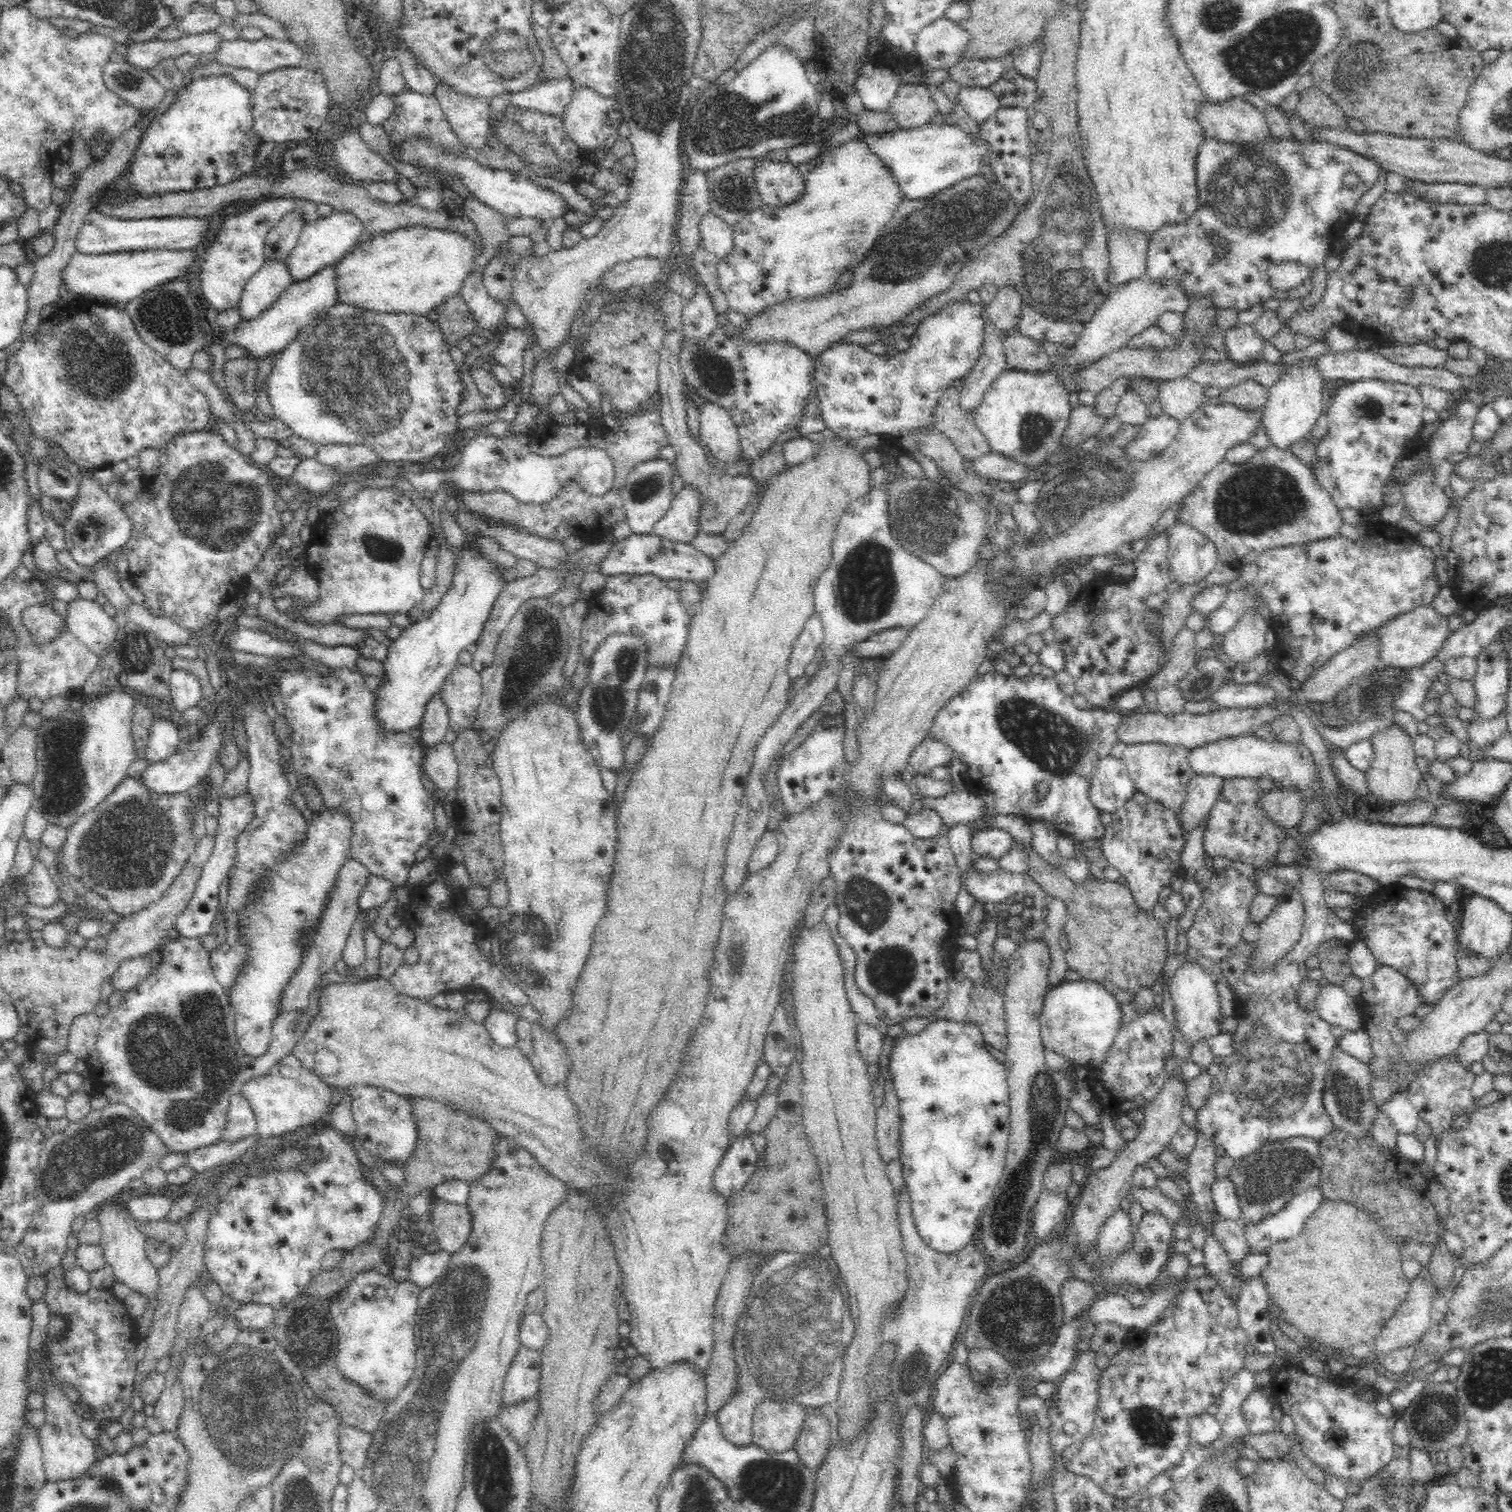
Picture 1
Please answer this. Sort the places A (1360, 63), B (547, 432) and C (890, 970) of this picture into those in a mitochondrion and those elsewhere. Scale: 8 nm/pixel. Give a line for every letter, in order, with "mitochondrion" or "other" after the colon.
A: mitochondrion
B: other
C: mitochondrion

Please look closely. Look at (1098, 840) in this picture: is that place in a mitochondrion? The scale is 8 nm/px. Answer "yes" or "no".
no

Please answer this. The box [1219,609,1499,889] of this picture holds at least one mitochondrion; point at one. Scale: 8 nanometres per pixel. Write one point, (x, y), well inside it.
(1358, 694)

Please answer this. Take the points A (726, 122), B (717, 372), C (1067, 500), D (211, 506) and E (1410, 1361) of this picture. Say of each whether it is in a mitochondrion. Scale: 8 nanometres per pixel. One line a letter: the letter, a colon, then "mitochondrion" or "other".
A: mitochondrion
B: mitochondrion
C: mitochondrion
D: mitochondrion
E: other

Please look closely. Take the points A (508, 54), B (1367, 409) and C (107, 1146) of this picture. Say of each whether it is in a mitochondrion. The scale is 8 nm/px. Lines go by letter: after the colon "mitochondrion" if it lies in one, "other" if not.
A: mitochondrion
B: mitochondrion
C: mitochondrion

